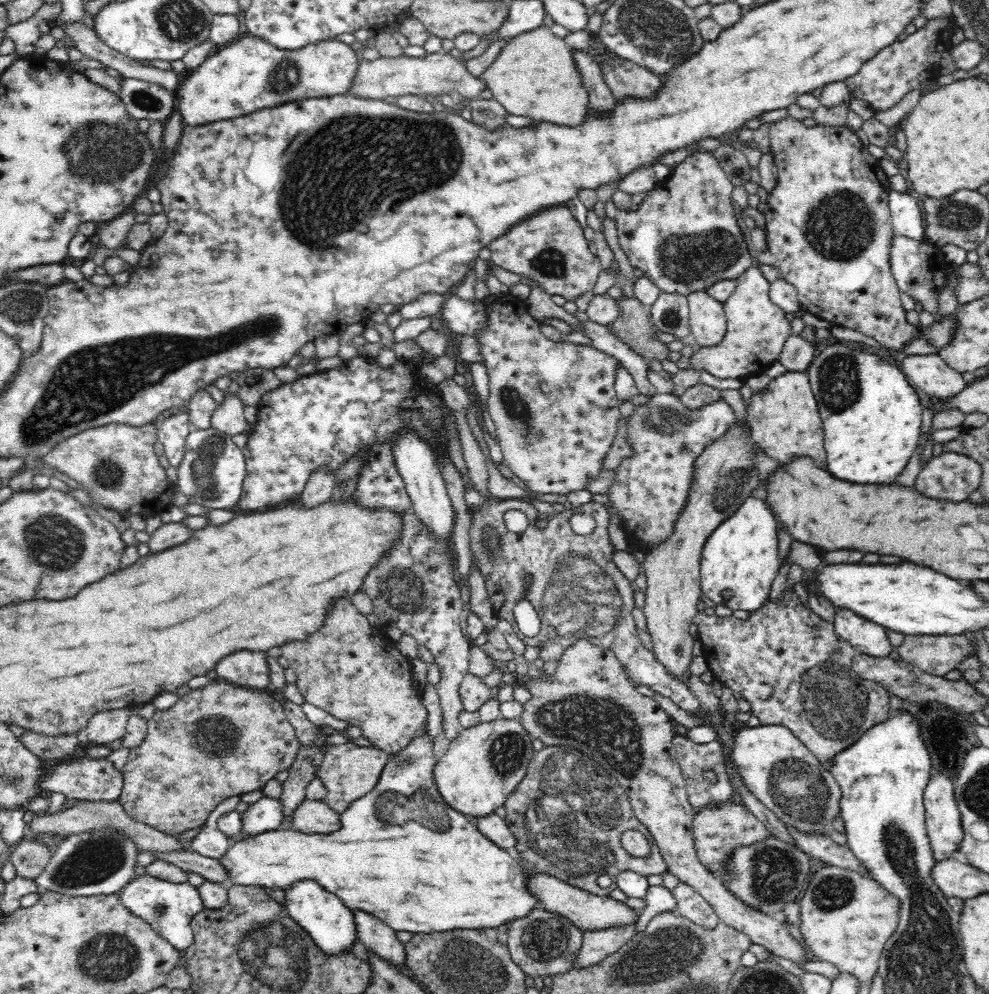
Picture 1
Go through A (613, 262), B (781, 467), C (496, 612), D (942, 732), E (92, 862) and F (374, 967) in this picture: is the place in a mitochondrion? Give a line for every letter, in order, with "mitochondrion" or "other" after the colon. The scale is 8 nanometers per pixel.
A: other
B: other
C: other
D: other
E: mitochondrion
F: other

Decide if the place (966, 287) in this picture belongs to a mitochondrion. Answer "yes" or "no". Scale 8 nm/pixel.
no

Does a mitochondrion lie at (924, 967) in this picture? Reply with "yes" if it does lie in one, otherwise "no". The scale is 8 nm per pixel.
yes

